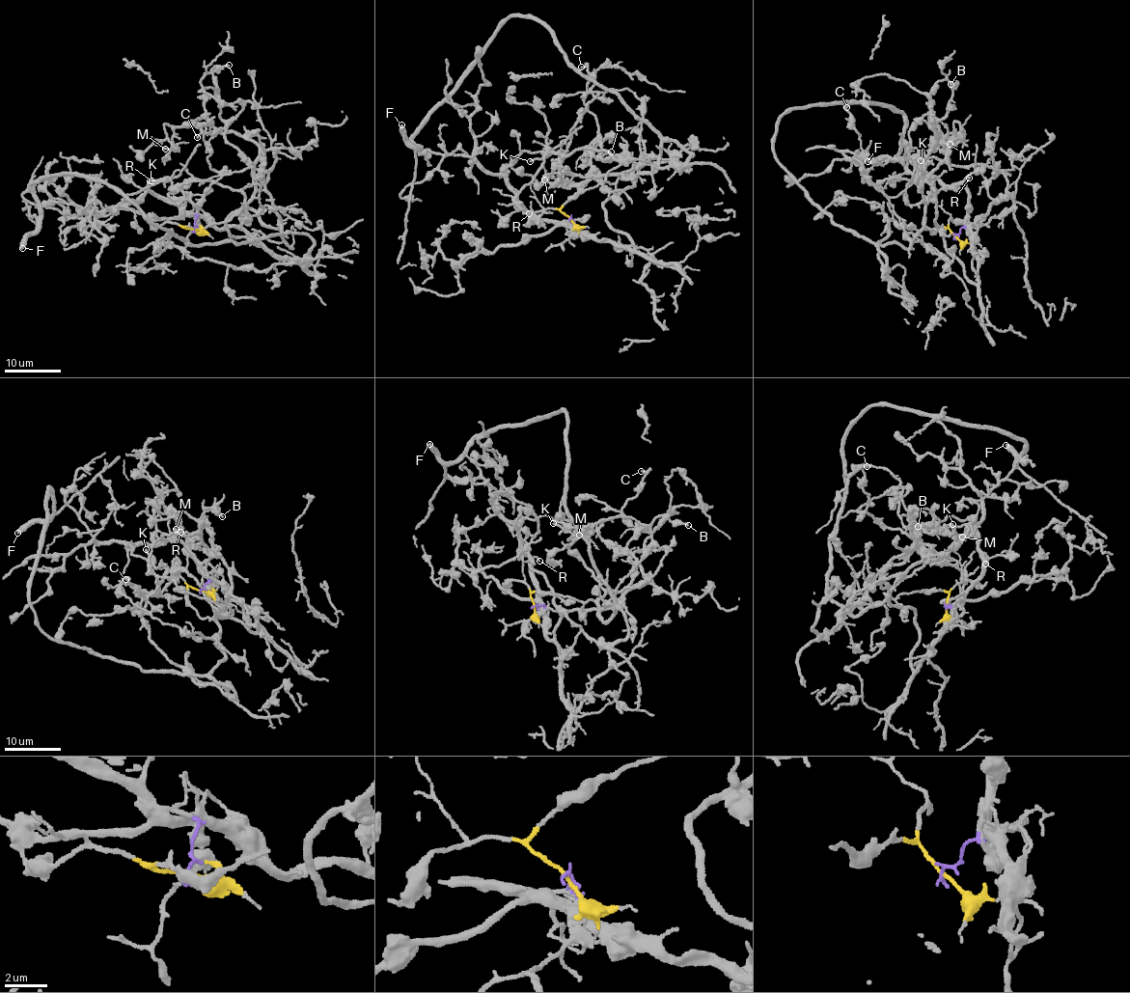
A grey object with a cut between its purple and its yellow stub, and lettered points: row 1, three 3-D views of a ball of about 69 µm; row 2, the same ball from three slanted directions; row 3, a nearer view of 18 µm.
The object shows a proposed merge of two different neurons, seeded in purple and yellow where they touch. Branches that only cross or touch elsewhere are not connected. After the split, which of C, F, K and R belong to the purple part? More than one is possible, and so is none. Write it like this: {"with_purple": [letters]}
{"with_purple": ["K", "R"]}

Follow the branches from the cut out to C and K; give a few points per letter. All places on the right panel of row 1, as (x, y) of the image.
C: (954, 236), (948, 228), (923, 229), (924, 222), (909, 226), (894, 210), (853, 159), (863, 152), (846, 107)
K: (954, 236), (964, 226), (968, 193), (960, 183), (953, 186), (941, 185), (923, 168), (910, 162), (921, 159)

